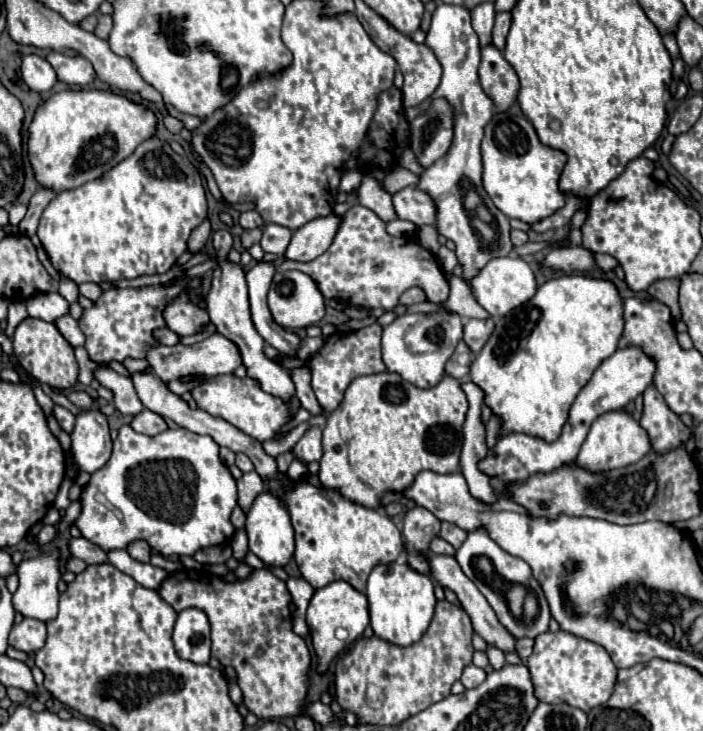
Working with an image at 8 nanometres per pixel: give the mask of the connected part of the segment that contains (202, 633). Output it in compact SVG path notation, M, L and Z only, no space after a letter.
M189 607L179 613L173 631L175 651L193 663L207 663L211 649L211 623L201 609Z

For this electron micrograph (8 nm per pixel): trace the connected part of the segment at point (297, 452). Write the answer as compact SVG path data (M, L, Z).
M311 427L297 441L297 445L293 447L293 457L297 461L301 461L303 465L309 465L309 463L321 459L321 451L323 451L323 447L321 447L321 429Z

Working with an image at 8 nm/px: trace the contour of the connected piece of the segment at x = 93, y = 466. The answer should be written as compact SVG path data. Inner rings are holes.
M95 409L81 413L77 417L73 435L71 435L71 453L77 471L93 473L99 471L111 455L111 437L107 417Z

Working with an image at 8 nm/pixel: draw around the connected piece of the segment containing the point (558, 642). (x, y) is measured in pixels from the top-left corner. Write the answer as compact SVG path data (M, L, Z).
M547 631L535 637L533 655L529 657L527 667L535 683L537 699L553 705L567 703L583 711L591 711L593 707L605 703L613 693L613 685L617 681L617 667L601 645L565 631Z

